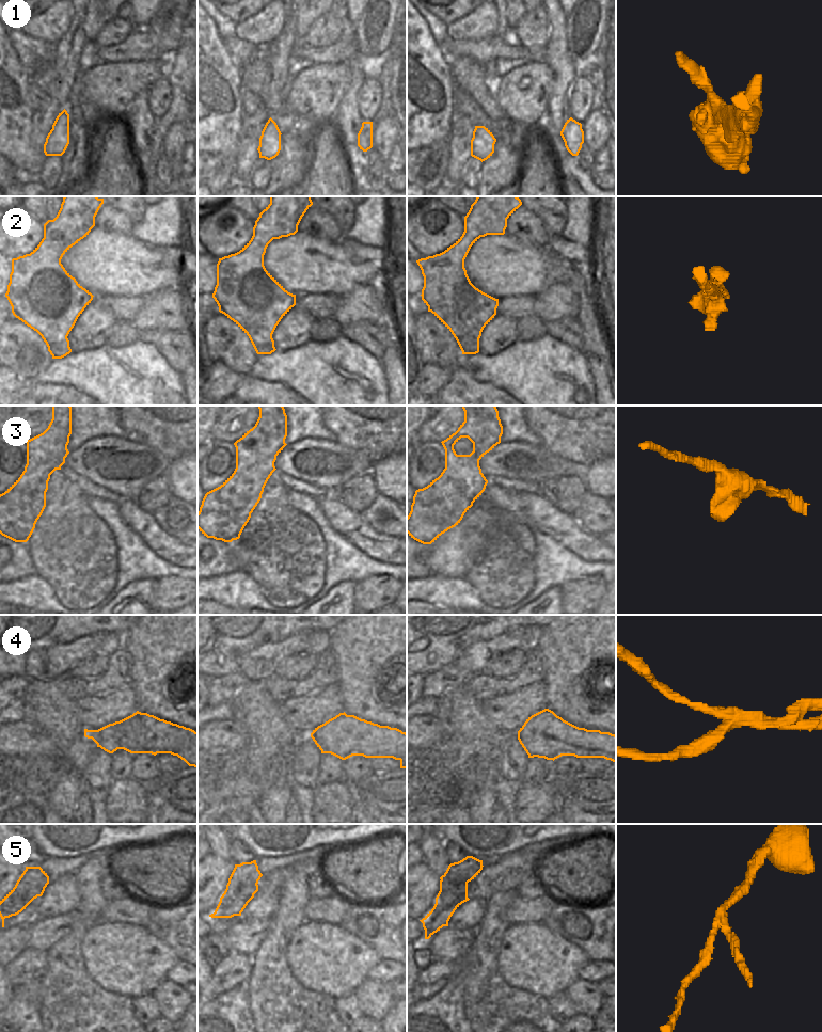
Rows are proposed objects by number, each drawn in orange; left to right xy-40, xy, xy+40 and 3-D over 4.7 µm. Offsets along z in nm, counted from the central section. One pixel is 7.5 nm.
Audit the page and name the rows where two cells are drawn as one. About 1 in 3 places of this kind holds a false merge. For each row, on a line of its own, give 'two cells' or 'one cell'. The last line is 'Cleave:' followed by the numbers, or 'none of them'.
1: one cell
2: one cell
3: one cell
4: two cells
5: two cells
Cleave: 4, 5

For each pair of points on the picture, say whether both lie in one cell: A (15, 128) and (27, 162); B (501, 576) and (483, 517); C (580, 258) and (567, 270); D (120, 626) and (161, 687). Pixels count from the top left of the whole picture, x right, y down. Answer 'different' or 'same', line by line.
A: same
B: different
C: different
D: different

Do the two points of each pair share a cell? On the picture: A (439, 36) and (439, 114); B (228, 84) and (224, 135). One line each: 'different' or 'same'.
A: different
B: same

